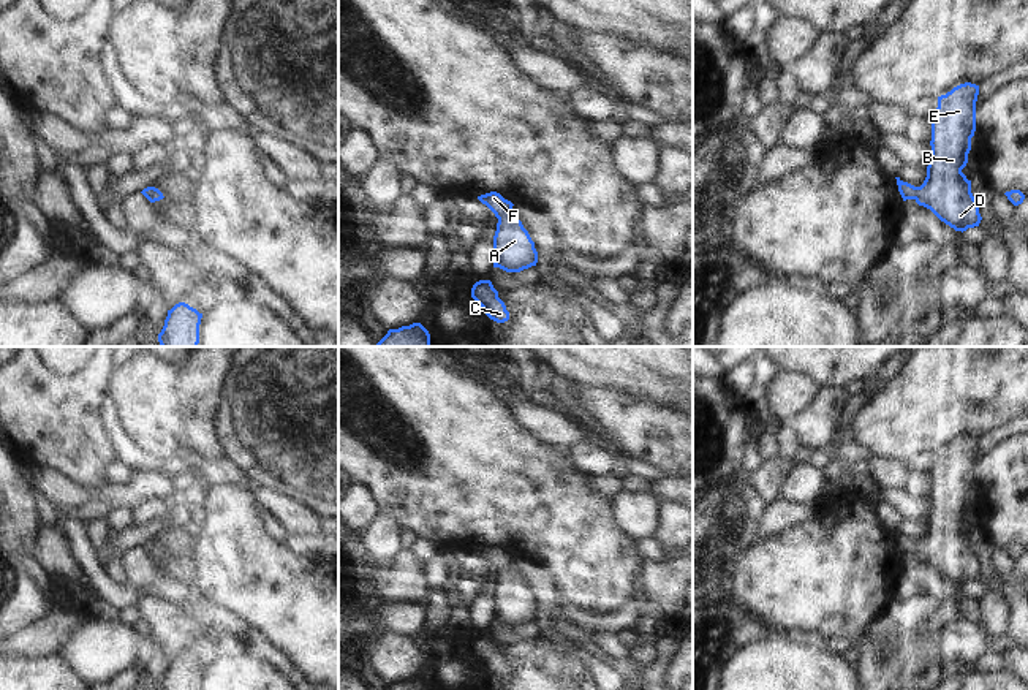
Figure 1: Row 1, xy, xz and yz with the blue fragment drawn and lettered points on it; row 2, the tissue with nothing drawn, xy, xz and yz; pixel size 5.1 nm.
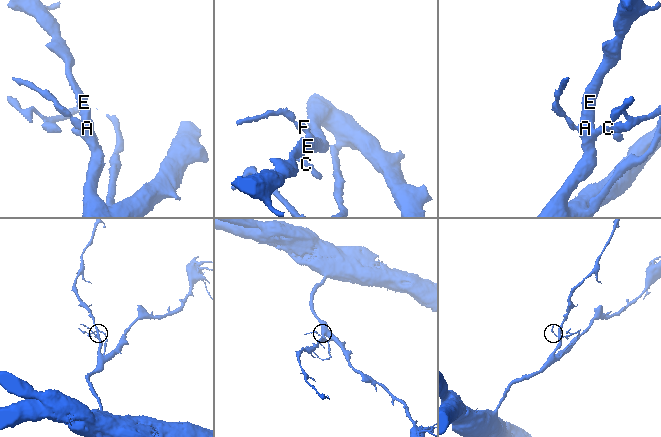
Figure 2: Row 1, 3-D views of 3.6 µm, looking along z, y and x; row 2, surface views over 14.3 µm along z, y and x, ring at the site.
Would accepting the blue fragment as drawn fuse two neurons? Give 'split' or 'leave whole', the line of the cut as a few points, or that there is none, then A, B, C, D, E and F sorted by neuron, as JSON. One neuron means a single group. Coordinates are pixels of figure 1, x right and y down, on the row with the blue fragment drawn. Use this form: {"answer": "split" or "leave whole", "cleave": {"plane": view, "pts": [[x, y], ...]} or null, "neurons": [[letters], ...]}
{"answer": "leave whole", "cleave": null, "neurons": [["A", "B", "C", "D", "E", "F"]]}

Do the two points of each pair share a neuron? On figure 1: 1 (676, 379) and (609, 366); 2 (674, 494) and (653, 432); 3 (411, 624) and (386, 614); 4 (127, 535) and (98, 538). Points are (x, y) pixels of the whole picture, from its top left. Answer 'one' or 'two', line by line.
1: one
2: two
3: one
4: two

